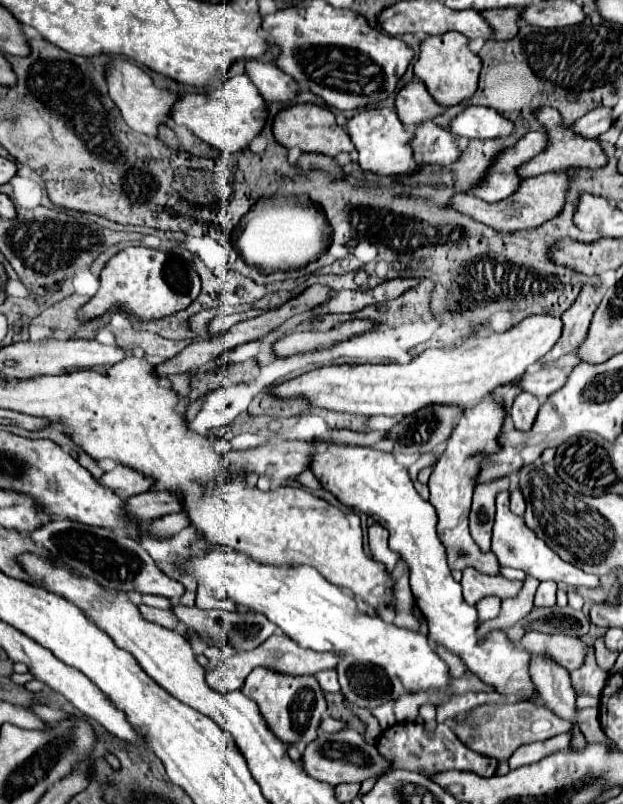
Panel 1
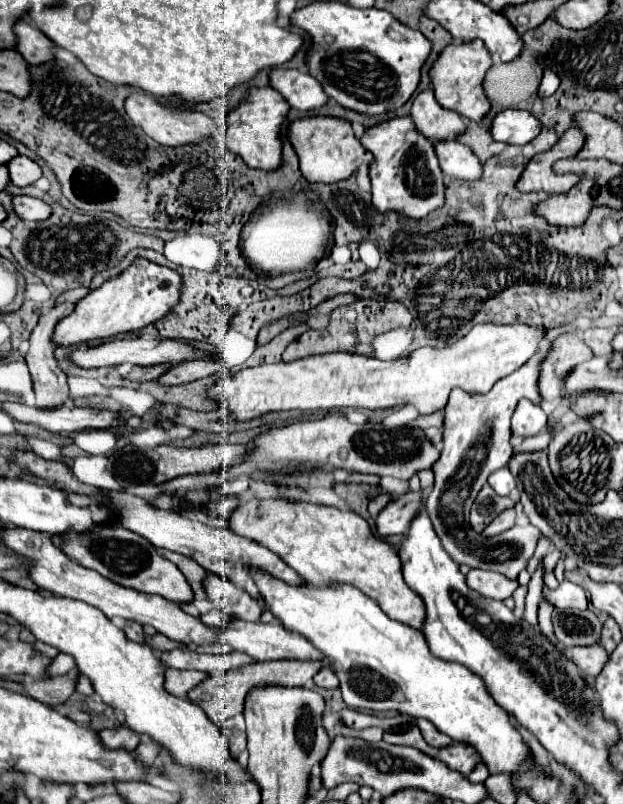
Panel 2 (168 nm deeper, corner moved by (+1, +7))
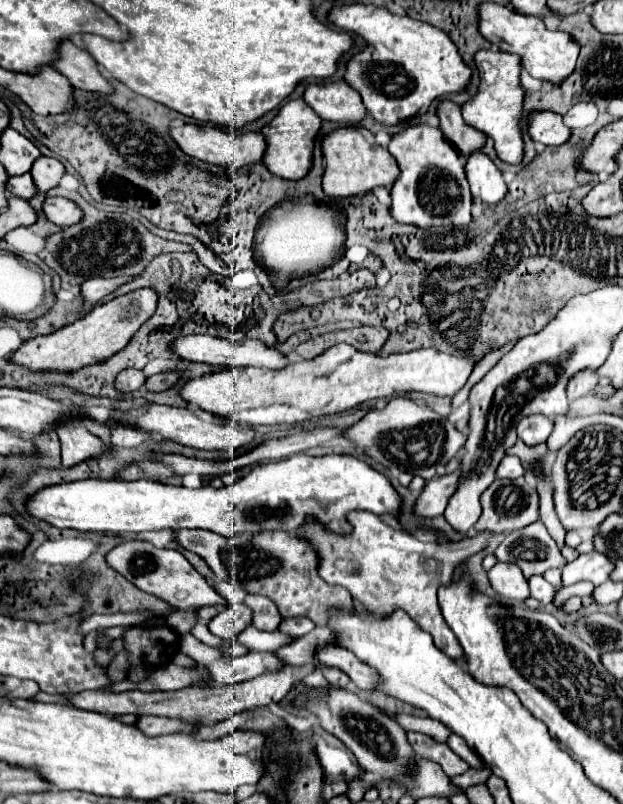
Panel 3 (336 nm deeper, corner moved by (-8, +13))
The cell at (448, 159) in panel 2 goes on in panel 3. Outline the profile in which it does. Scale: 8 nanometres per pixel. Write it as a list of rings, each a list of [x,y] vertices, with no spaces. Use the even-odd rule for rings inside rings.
[[[473,152],[473,156],[467,158],[465,170],[471,192],[485,204],[499,204],[507,196],[507,184],[487,154]]]

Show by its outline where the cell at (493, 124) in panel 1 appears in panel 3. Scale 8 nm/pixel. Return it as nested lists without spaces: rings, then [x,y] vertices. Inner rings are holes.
[[[555,112],[531,114],[529,134],[537,144],[545,146],[561,146],[571,138],[571,130],[563,124],[563,116]]]

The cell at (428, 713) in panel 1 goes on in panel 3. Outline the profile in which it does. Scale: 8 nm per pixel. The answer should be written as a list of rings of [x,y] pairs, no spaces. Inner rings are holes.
[[[451,734],[451,738],[449,738],[449,748],[457,754],[457,756],[461,756],[469,766],[473,766],[473,768],[485,768],[485,764],[483,764],[483,760],[467,746],[467,742],[461,738],[461,736],[457,736],[457,734]]]

